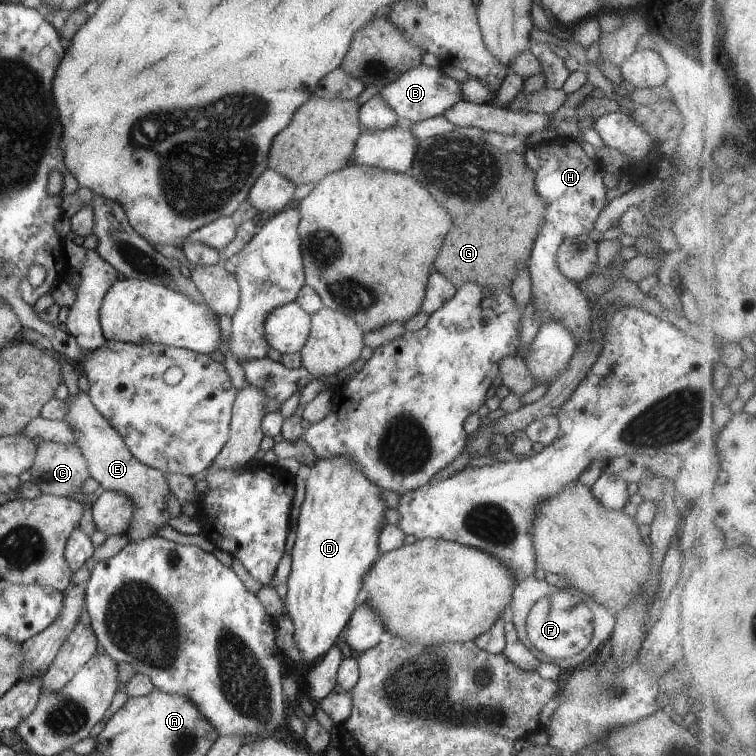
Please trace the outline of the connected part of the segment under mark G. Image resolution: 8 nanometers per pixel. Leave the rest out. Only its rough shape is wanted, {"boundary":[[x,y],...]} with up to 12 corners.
{"boundary":[[450,131],[405,173],[452,216],[434,270],[510,288],[544,224],[525,155]]}

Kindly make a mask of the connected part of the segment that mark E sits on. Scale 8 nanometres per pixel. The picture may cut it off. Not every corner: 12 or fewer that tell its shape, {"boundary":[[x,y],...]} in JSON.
{"boundary":[[79,391],[64,420],[90,477],[134,502],[127,537],[168,524],[166,473],[142,464]]}

